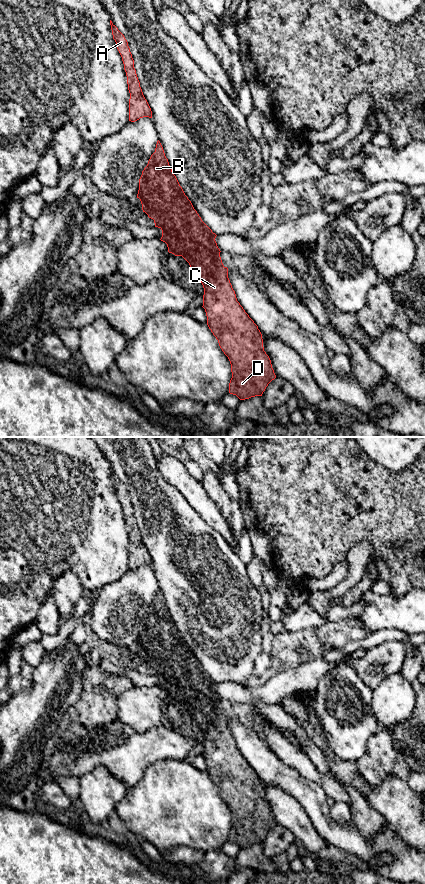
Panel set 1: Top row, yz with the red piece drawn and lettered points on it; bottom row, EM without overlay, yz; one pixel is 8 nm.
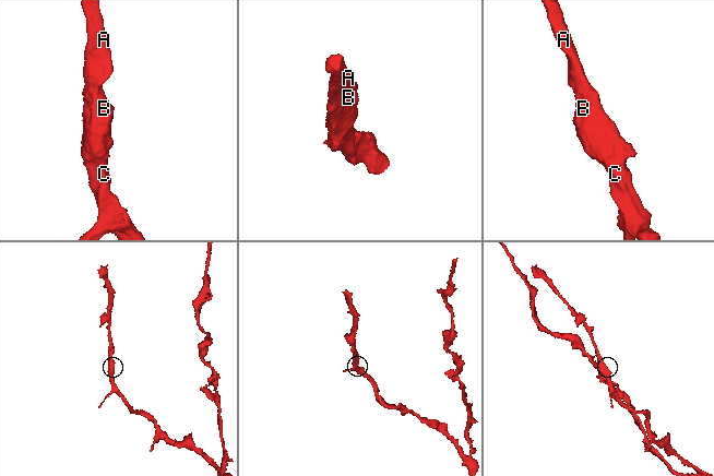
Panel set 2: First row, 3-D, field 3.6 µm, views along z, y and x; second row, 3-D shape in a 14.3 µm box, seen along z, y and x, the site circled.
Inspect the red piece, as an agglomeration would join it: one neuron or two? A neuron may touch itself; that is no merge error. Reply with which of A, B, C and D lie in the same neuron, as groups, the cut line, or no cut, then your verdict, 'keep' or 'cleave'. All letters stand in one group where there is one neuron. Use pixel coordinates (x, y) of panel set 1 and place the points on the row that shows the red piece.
groups A B C D; cut none; keep

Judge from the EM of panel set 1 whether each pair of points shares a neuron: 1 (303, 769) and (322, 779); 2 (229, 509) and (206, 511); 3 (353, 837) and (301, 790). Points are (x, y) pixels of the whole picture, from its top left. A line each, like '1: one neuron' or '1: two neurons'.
1: one neuron
2: two neurons
3: one neuron

